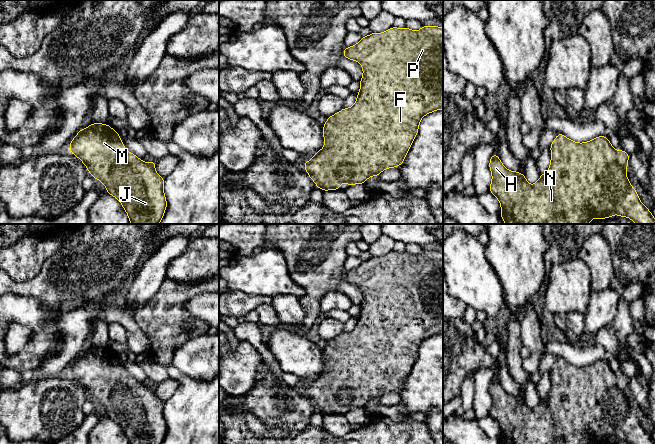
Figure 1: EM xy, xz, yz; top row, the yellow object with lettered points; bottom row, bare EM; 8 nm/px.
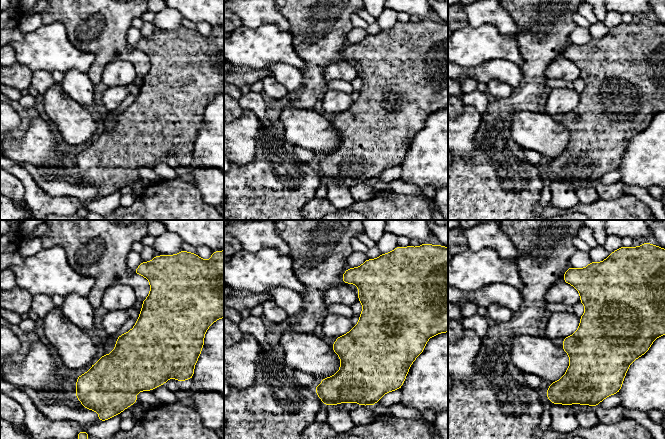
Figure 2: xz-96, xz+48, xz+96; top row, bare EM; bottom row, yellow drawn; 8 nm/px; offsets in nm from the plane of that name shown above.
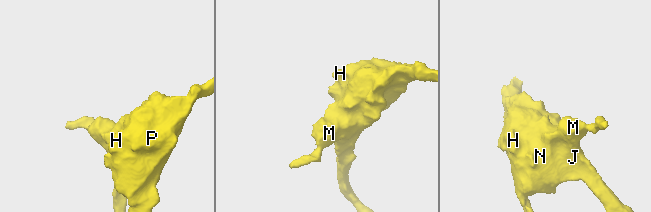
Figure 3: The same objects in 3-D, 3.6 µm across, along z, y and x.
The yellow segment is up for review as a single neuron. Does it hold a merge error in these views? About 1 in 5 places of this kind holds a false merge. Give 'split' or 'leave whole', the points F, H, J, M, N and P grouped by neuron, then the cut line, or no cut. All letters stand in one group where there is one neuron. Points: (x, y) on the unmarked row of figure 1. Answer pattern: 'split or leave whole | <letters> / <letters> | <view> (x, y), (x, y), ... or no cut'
leave whole | F H J M N P | no cut

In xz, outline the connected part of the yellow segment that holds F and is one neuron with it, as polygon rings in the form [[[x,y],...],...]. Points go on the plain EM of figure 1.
[[[424,249],[419,255],[414,255],[404,252],[392,251],[383,257],[371,257],[362,263],[354,270],[346,271],[342,277],[343,281],[350,284],[357,285],[363,292],[363,300],[360,304],[360,315],[357,318],[355,328],[350,332],[344,332],[338,337],[328,341],[326,347],[323,349],[323,361],[325,364],[324,372],[314,378],[314,381],[305,386],[304,393],[308,396],[309,401],[315,406],[316,411],[322,415],[338,414],[341,407],[348,409],[364,408],[364,406],[371,400],[378,400],[387,392],[397,392],[404,386],[404,383],[411,371],[419,354],[419,347],[423,340],[443,333],[443,252],[438,250]]]

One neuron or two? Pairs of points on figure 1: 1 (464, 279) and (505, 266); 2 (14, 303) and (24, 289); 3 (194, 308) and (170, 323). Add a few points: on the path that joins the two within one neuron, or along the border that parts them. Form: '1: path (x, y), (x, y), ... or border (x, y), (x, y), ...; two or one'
1: border (485, 247), (485, 256), (498, 277), (503, 291); two
2: border (10, 293), (36, 297), (42, 302); two
3: border (199, 294), (194, 294), (185, 303), (182, 311); two

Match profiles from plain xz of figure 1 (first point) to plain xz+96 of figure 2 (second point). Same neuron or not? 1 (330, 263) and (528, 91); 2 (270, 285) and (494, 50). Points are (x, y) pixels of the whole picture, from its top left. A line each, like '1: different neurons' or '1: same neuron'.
1: same neuron
2: same neuron

